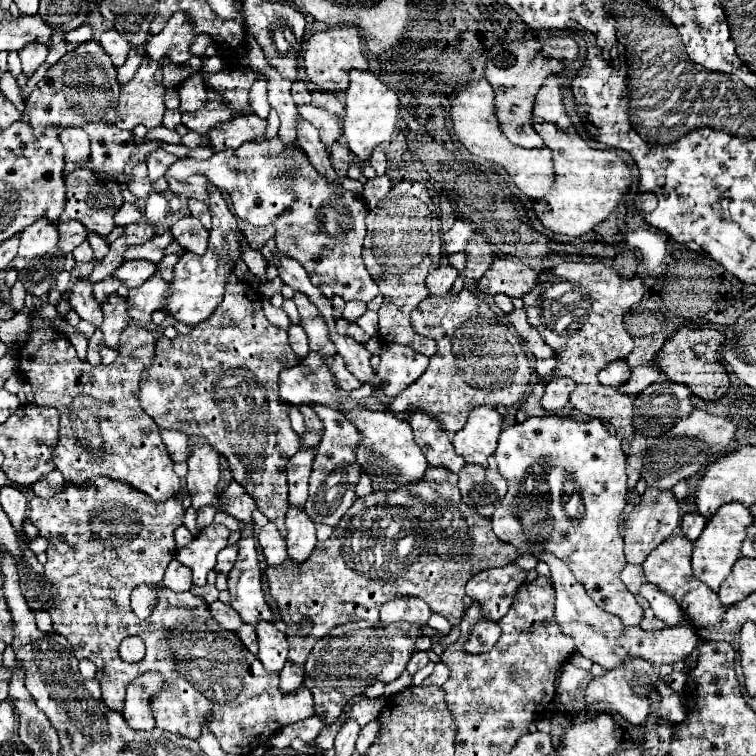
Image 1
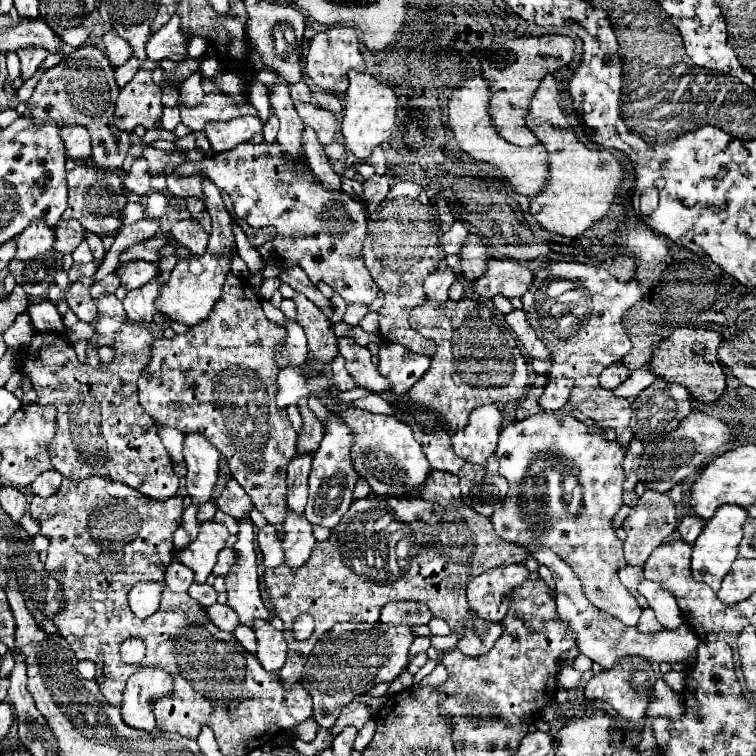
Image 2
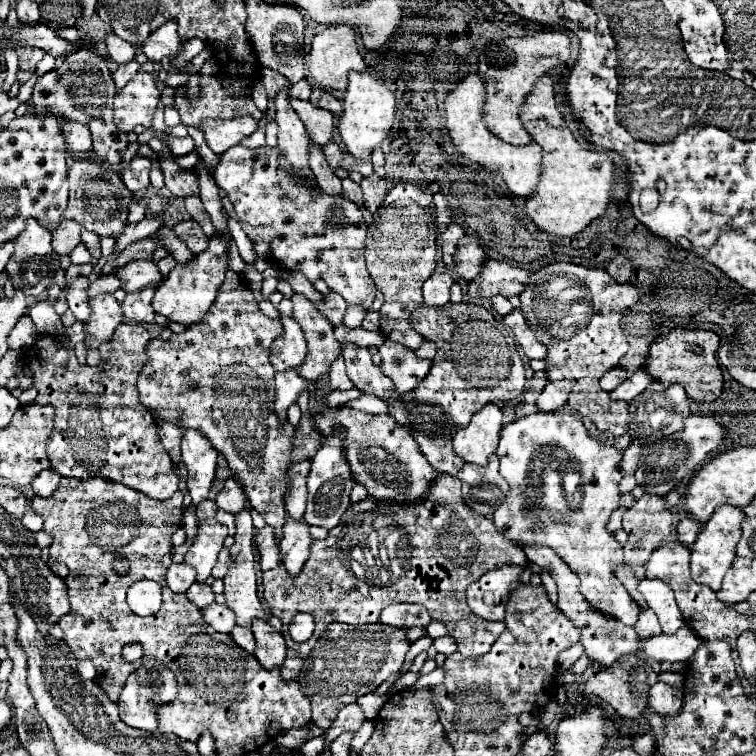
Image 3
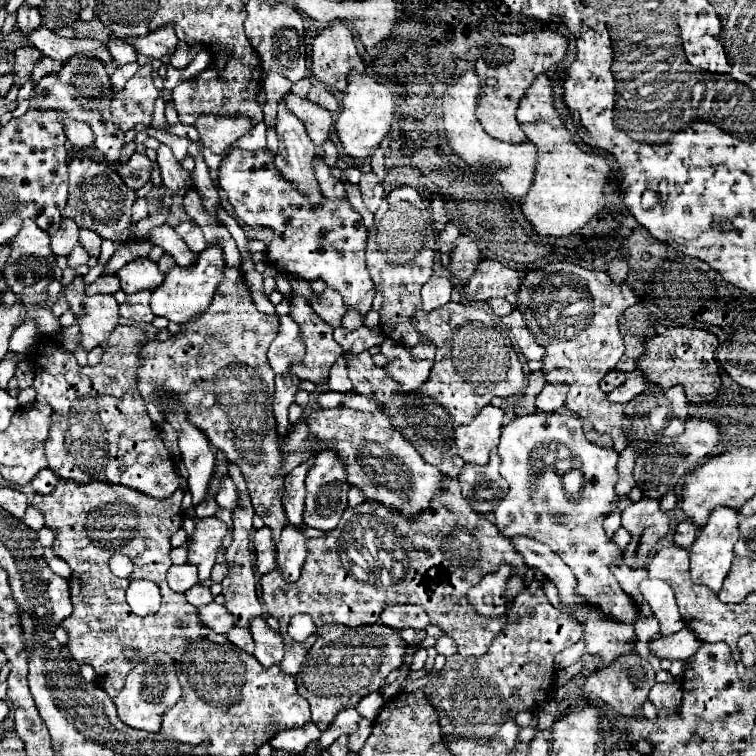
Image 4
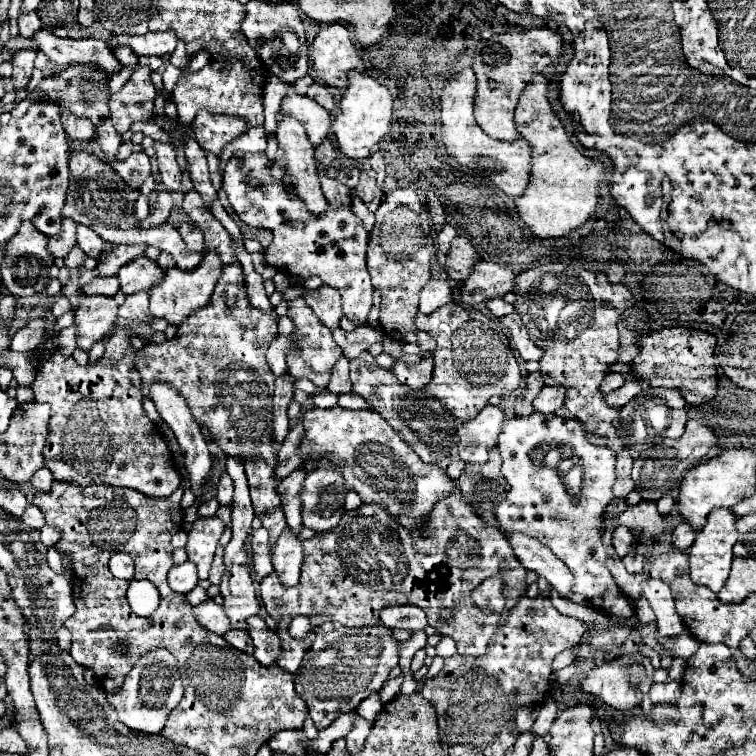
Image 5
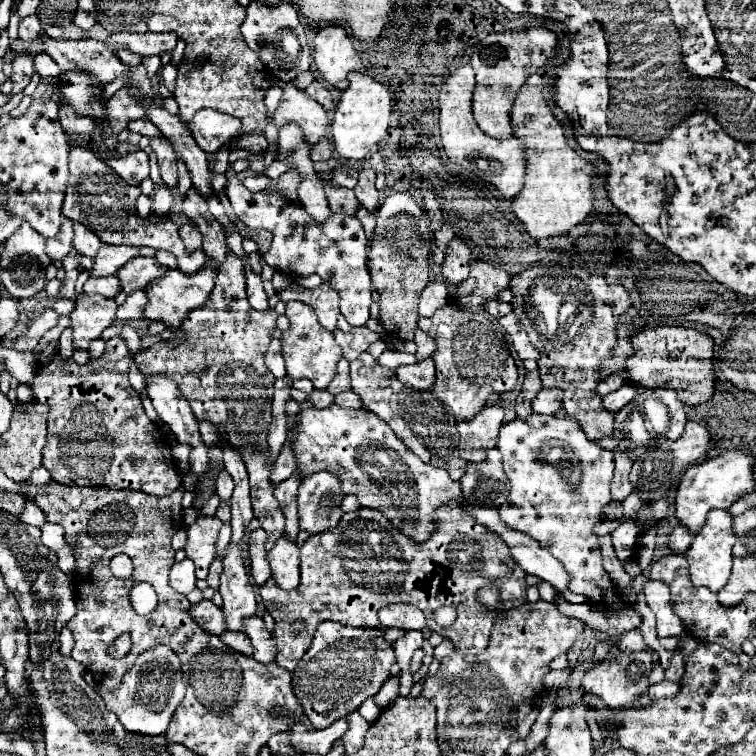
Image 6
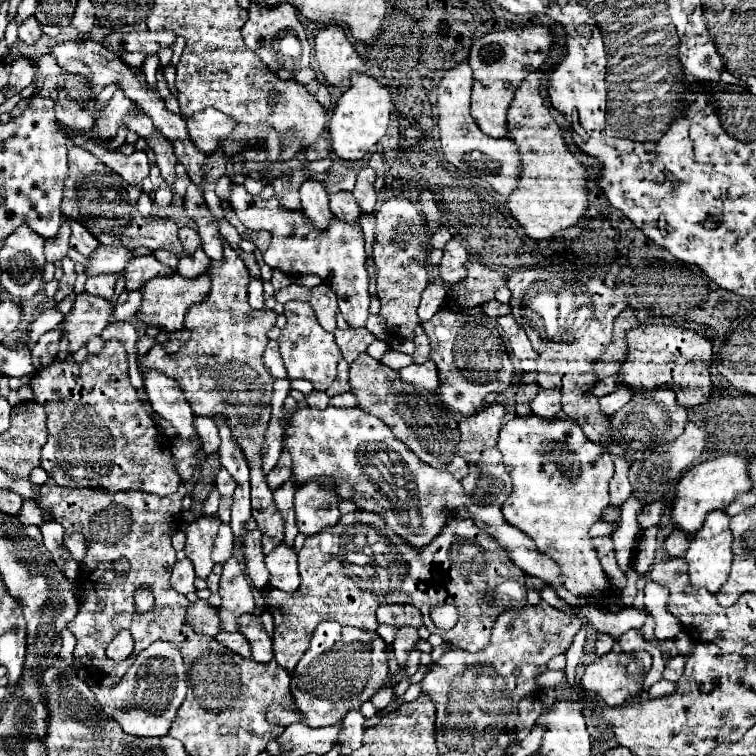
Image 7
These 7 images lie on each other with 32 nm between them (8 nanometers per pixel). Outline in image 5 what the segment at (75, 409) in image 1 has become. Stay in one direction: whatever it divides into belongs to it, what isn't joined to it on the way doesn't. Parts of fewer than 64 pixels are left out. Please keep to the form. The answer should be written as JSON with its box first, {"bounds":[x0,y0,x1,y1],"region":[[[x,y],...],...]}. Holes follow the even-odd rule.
{"bounds":[30,328,180,498],"region":[[[118,328],[116,334],[106,340],[106,352],[96,364],[78,366],[72,356],[66,358],[58,350],[50,356],[50,360],[40,360],[36,378],[30,388],[34,390],[38,402],[48,402],[52,406],[50,432],[44,446],[44,462],[54,480],[78,486],[108,484],[132,488],[158,498],[170,496],[180,486],[180,474],[174,468],[172,454],[142,408],[142,392],[136,390],[130,382],[130,370],[134,368],[132,354],[136,354],[136,350],[130,346],[126,328]]]}

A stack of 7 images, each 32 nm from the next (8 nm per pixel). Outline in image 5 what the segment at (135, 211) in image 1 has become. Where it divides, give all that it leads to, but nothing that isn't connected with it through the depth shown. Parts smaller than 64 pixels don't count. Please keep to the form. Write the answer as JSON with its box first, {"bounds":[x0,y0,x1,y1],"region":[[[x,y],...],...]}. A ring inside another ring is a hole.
{"bounds":[134,195,150,220],"region":[[[140,195],[140,198],[138,198],[136,204],[134,204],[134,210],[136,210],[136,218],[138,218],[138,220],[144,220],[144,218],[150,214],[148,196]]]}

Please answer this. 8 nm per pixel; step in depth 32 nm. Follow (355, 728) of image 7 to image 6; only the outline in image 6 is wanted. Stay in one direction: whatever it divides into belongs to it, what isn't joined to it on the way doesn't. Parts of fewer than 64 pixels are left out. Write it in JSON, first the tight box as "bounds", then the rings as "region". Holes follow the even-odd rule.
{"bounds":[346,712,370,738],"region":[[[350,712],[350,714],[346,716],[346,722],[348,722],[348,734],[350,734],[350,736],[360,736],[360,738],[364,738],[366,728],[370,726],[358,712]]]}

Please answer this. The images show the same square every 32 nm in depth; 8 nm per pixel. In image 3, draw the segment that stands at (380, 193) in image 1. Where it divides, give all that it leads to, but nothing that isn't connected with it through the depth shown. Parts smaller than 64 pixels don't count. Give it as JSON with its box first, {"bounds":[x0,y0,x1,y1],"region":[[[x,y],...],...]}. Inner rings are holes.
{"bounds":[360,174,388,212],"region":[[[370,174],[366,178],[362,178],[360,182],[362,192],[364,192],[364,204],[370,212],[376,212],[388,192],[388,182],[384,178],[380,178],[378,174]]]}

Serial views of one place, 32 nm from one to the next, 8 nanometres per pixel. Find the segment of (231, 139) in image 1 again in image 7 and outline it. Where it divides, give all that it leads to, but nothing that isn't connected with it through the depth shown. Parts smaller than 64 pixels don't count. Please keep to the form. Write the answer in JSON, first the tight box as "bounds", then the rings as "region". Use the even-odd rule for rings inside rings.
{"bounds":[186,108,234,154],"region":[[[206,108],[188,116],[186,126],[192,144],[200,152],[210,154],[218,148],[218,140],[222,140],[222,136],[228,136],[234,130],[234,120],[214,108]]]}

